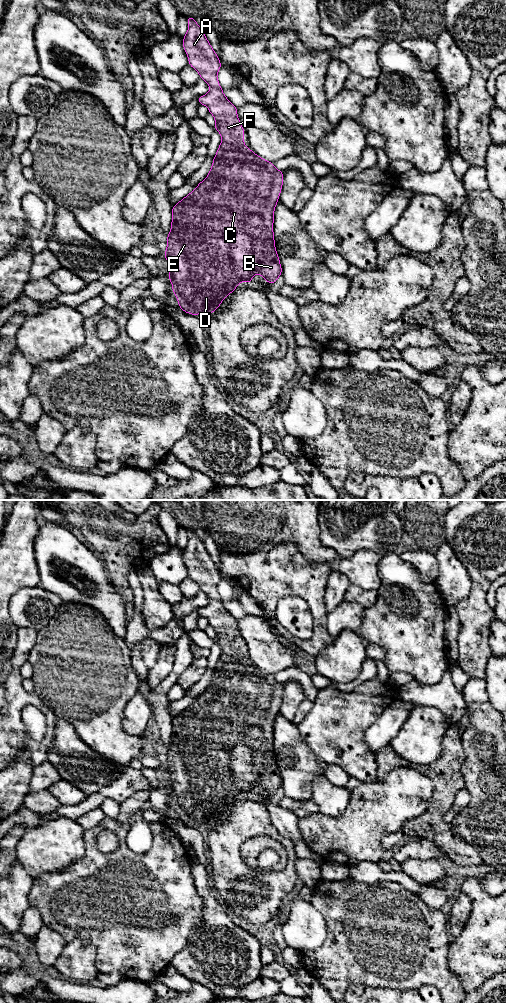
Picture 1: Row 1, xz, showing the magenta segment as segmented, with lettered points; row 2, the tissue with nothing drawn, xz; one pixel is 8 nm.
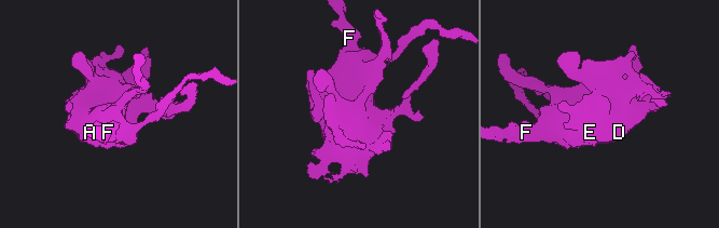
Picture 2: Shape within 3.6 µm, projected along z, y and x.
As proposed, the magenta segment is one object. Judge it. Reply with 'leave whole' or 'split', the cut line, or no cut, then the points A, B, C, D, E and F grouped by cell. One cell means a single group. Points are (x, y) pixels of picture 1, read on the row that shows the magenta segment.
leave whole | no cut | A B C D E F

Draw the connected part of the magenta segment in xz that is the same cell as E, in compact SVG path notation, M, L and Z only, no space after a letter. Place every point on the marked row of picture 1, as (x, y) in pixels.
M189 16L187 17L188 21L188 31L183 37L183 48L188 56L189 66L193 67L198 71L200 78L208 83L210 86L209 92L204 96L199 96L198 101L200 105L205 105L209 109L209 113L215 117L215 130L217 130L221 137L222 141L218 147L217 153L213 159L212 167L208 176L198 184L198 186L185 198L175 204L172 208L172 223L171 231L167 234L167 249L165 250L165 259L169 265L169 280L172 283L173 292L178 300L178 306L186 313L192 314L198 317L200 312L206 312L207 315L210 315L230 293L237 289L239 282L250 283L253 281L252 277L254 274L260 274L270 285L282 275L282 268L280 260L275 248L275 240L273 233L273 222L274 222L274 209L279 200L279 195L281 193L281 188L283 185L283 171L277 170L272 162L269 162L265 159L262 159L257 154L255 154L251 149L247 148L244 143L244 128L242 127L239 118L237 116L237 107L229 102L229 100L224 95L221 86L219 85L217 79L217 73L221 68L222 64L208 42L204 30L196 23L195 18Z

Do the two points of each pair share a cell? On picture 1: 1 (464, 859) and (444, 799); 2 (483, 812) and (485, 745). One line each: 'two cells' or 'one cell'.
1: one cell
2: one cell

